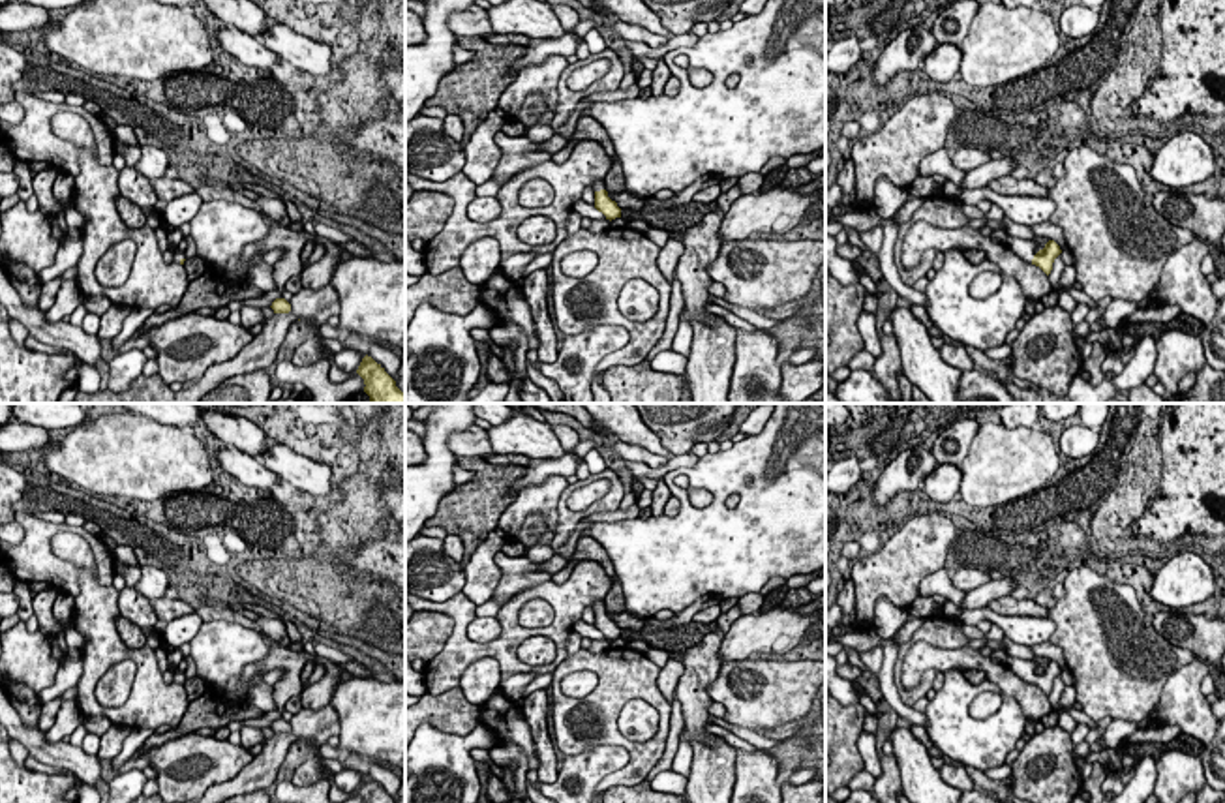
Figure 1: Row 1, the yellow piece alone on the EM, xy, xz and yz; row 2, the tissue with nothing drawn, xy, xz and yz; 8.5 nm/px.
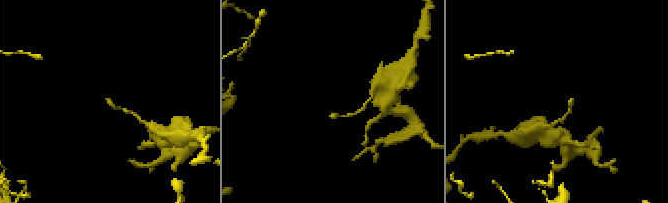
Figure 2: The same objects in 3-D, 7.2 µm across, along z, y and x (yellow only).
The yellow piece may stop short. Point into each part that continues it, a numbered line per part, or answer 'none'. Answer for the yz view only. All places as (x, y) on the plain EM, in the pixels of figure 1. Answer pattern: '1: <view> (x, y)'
1: yz (1023, 668)

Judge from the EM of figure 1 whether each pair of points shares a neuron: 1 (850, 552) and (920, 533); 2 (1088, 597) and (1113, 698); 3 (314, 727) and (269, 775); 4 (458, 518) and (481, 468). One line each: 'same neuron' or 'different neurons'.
1: different neurons
2: same neuron
3: same neuron
4: same neuron

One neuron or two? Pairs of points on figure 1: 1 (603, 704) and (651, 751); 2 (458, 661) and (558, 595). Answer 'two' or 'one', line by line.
1: one
2: one

